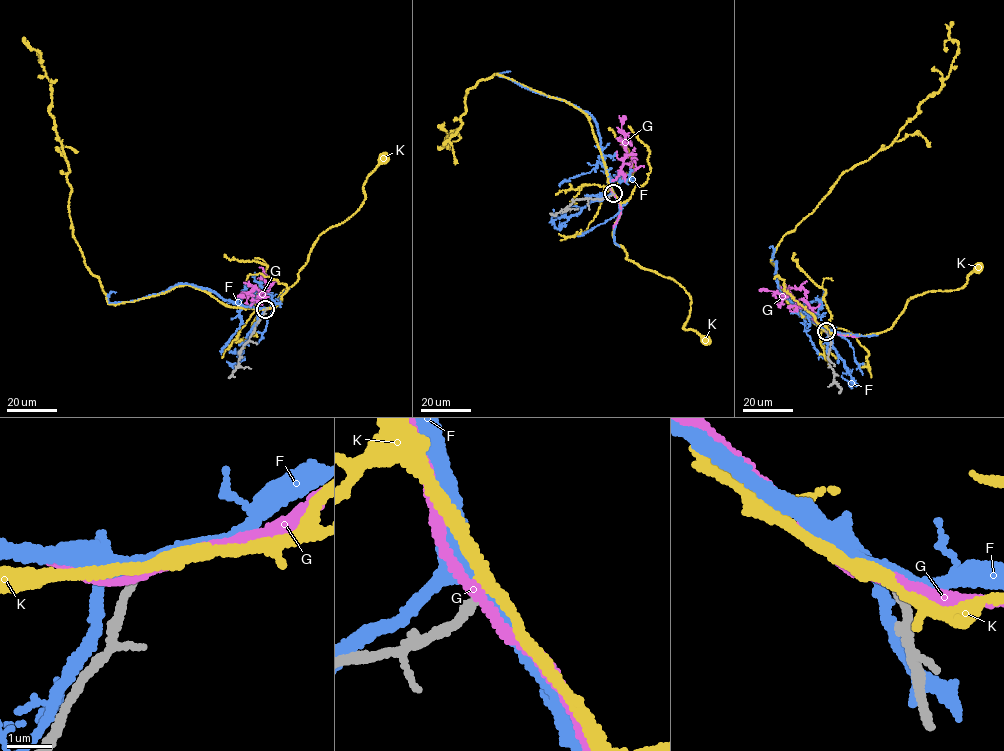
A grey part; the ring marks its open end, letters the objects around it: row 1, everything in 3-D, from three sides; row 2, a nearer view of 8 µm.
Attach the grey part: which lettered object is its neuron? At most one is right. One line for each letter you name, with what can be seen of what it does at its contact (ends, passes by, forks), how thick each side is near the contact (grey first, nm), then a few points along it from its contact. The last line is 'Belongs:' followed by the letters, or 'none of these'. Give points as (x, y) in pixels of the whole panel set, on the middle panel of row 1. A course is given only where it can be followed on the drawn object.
K: it passes by | 190/240 nm | via (613, 194), (621, 209), (613, 232), (616, 244), (627, 259), (679, 284), (691, 300), (683, 327), (705, 339)
Belongs: K

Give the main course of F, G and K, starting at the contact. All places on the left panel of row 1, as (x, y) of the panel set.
F: (266, 309), (239, 305), (209, 290), (188, 283), (178, 283), (137, 300), (109, 302), (109, 294), (115, 292)
G: (266, 309), (257, 307), (262, 300), (256, 288), (240, 296), (244, 296)
K: (266, 309), (279, 303), (283, 290), (296, 282), (319, 236), (358, 210), (366, 197), (368, 175), (383, 157)

